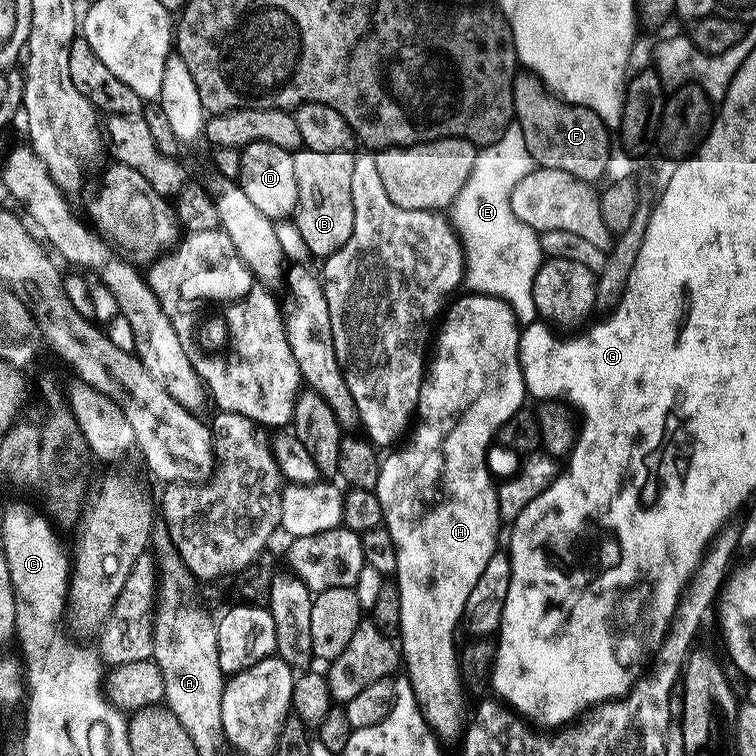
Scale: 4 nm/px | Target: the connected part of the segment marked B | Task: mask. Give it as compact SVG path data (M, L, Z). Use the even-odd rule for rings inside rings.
M304 148L294 155L294 172L298 174L300 202L294 213L294 223L300 231L304 245L314 257L332 256L346 242L354 230L354 162L351 151L322 154L318 150Z

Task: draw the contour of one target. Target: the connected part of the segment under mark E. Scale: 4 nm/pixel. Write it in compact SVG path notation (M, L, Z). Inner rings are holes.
M513 123L498 142L483 145L477 151L474 170L470 170L470 178L455 201L456 223L468 239L472 294L504 300L511 306L520 326L535 324L538 320L532 287L534 274L538 274L542 263L542 253L538 233L517 218L511 198L514 186L522 182L533 167L530 150L526 150L526 138L522 138L522 130Z

